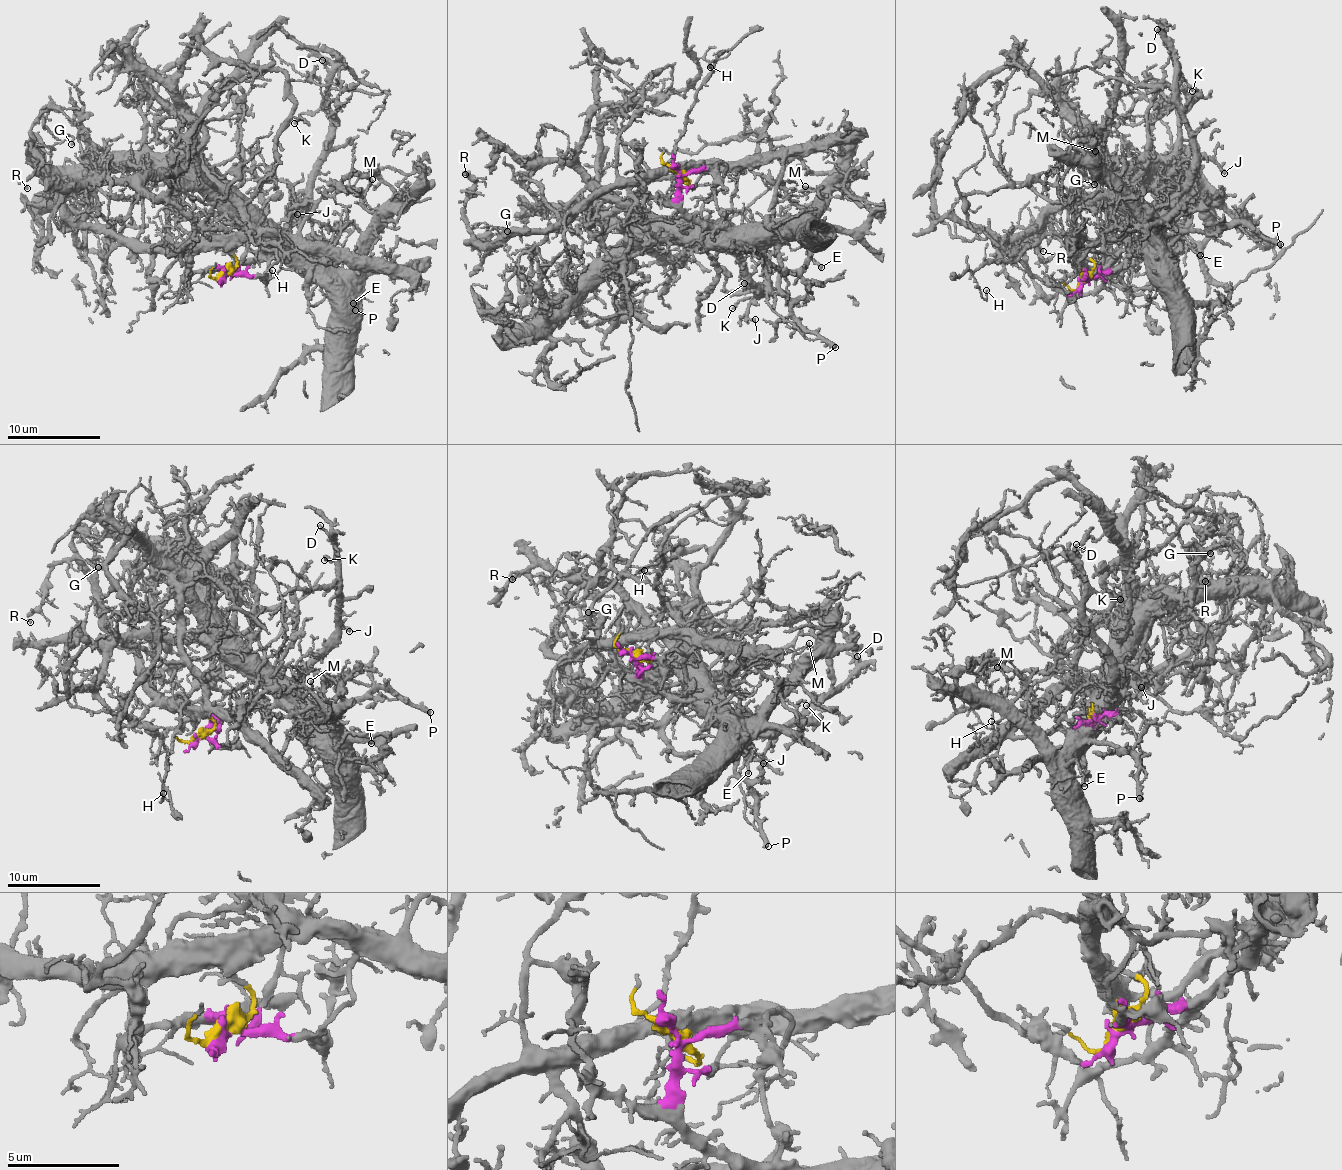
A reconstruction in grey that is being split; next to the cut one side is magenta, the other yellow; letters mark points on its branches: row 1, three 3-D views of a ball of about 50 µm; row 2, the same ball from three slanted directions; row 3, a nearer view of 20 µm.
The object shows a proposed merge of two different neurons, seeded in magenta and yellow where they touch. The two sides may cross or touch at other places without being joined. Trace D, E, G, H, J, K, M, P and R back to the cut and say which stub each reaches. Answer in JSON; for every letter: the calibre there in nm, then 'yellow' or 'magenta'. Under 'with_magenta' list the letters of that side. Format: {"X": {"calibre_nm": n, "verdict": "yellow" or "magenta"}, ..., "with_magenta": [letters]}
{"D": {"calibre_nm": 200, "verdict": "magenta"}, "E": {"calibre_nm": 180, "verdict": "magenta"}, "G": {"calibre_nm": 130, "verdict": "yellow"}, "H": {"calibre_nm": 110, "verdict": "yellow"}, "J": {"calibre_nm": 150, "verdict": "magenta"}, "K": {"calibre_nm": 180, "verdict": "magenta"}, "M": {"calibre_nm": 100, "verdict": "magenta"}, "P": {"calibre_nm": 440, "verdict": "magenta"}, "R": {"calibre_nm": 120, "verdict": "yellow"}, "with_magenta": ["D", "E", "J", "K", "M", "P"]}

